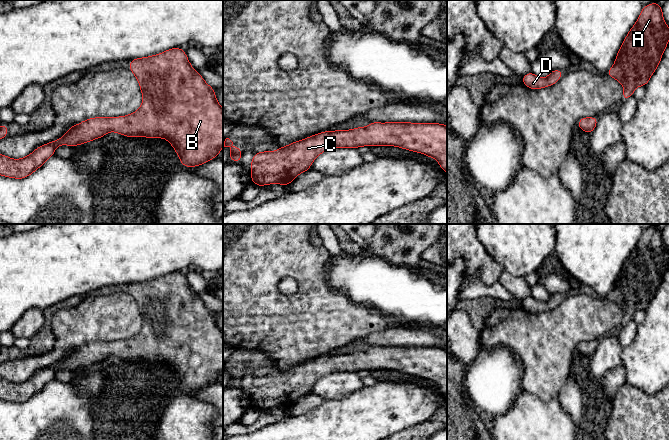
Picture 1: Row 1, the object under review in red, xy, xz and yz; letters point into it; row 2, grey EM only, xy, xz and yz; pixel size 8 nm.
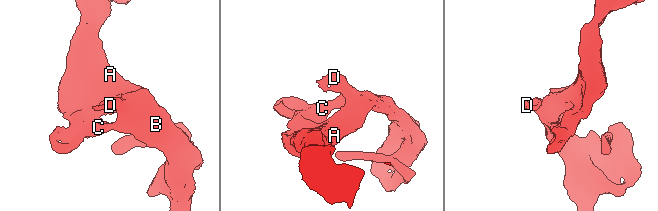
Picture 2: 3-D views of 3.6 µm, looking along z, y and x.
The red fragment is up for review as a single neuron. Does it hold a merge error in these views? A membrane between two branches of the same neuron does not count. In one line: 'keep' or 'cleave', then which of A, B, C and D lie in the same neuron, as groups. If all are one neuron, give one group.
keep; groups A B C D

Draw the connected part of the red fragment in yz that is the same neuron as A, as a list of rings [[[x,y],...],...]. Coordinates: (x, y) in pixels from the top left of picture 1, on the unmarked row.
[[[658,225],[643,230],[616,279],[614,289],[606,298],[623,309],[623,325],[633,320],[638,310],[646,311],[668,266],[669,252],[663,242],[662,230]]]

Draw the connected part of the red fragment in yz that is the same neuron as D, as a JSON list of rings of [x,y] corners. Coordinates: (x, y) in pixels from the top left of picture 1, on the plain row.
[[[561,293],[552,294],[546,302],[536,300],[532,295],[522,301],[522,308],[527,312],[537,314],[556,308],[563,299]]]

